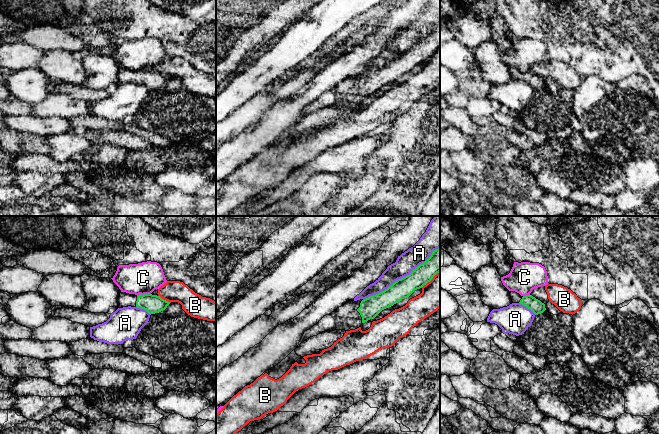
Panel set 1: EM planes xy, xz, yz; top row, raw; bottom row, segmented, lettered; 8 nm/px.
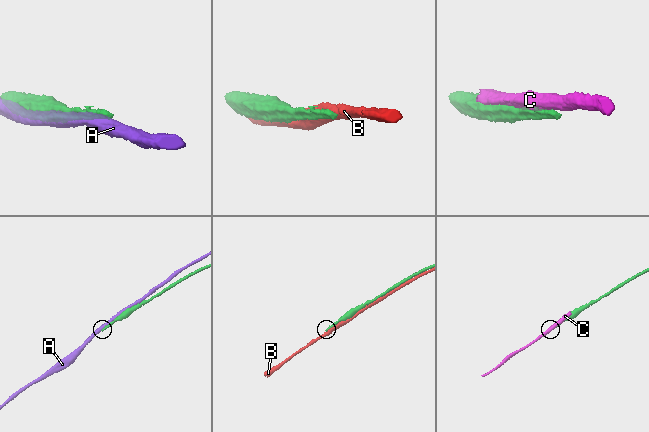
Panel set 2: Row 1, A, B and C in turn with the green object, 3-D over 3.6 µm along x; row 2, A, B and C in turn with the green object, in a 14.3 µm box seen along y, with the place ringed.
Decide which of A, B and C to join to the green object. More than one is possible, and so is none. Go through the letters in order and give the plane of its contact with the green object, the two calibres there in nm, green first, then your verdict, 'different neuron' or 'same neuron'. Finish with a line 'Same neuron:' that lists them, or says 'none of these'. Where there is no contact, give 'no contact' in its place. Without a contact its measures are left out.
A: xz | 160/160 nm | different neuron
B: xy | 150/180 nm | different neuron
C: xy | 150/260 nm | different neuron
Same neuron: none of these

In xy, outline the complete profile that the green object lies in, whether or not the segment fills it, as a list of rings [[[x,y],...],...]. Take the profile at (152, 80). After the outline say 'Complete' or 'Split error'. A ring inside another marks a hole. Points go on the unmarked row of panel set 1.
[[[121,68],[118,76],[118,84],[137,83],[146,86],[149,90],[159,89],[167,84],[170,78],[160,72],[152,70],[135,71]]]. Split error

